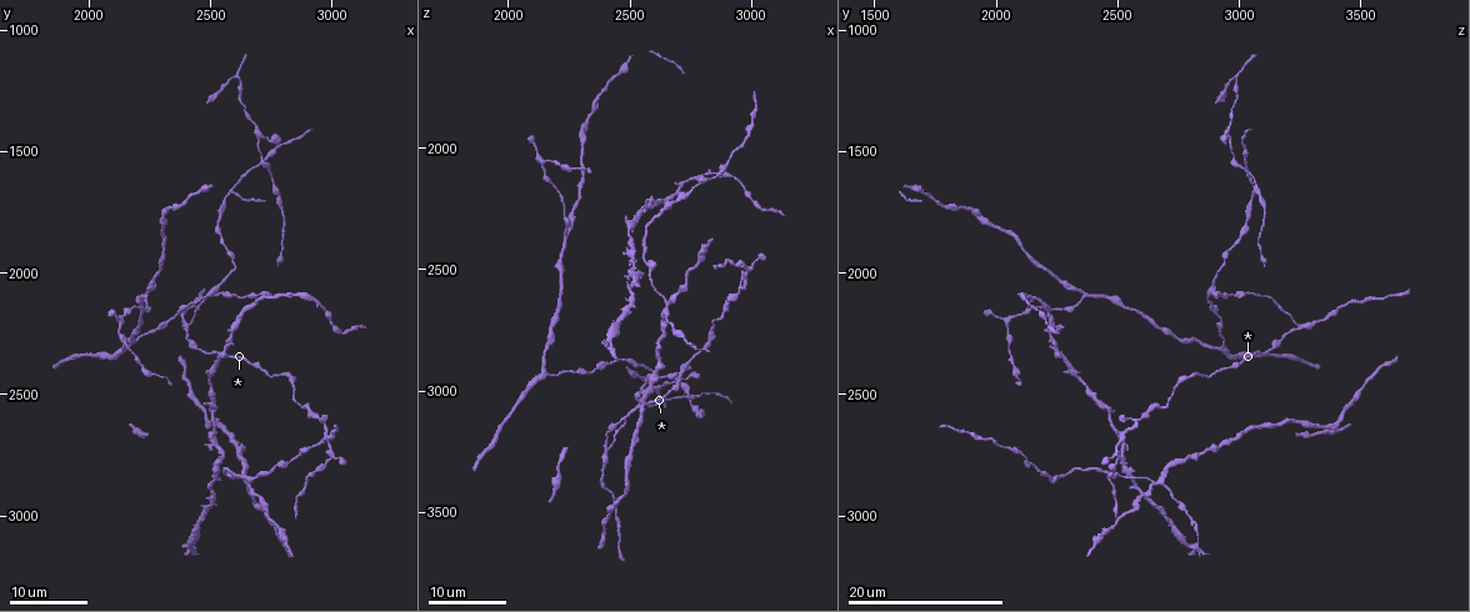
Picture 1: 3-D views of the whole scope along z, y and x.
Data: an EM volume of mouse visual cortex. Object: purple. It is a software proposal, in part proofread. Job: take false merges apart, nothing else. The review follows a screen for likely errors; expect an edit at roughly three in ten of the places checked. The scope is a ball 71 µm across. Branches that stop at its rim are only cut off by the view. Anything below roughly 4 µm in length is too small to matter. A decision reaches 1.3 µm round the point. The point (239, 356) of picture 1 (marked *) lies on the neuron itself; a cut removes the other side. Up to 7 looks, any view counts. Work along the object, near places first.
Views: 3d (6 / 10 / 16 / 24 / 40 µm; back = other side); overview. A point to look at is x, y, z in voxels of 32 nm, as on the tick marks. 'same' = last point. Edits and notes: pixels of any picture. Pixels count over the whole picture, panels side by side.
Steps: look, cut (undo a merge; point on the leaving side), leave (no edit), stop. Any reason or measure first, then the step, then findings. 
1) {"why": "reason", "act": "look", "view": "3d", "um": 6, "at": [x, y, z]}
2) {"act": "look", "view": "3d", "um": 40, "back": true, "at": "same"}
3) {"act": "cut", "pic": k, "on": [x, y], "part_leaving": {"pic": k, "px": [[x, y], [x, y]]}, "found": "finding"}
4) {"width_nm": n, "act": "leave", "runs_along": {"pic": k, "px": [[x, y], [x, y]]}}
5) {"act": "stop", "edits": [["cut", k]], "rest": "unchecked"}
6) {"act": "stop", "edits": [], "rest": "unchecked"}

{"why": "two arms in line, one across", "act": "look", "view": "3d", "um": 16, "at": [2740, 1560, 3000]}

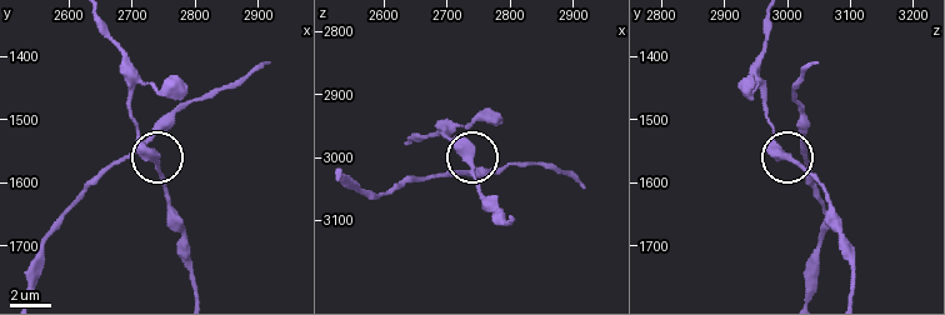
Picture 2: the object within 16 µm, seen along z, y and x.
{"act": "look", "view": "3d", "um": 10, "at": [2735, 1565, 3000]}

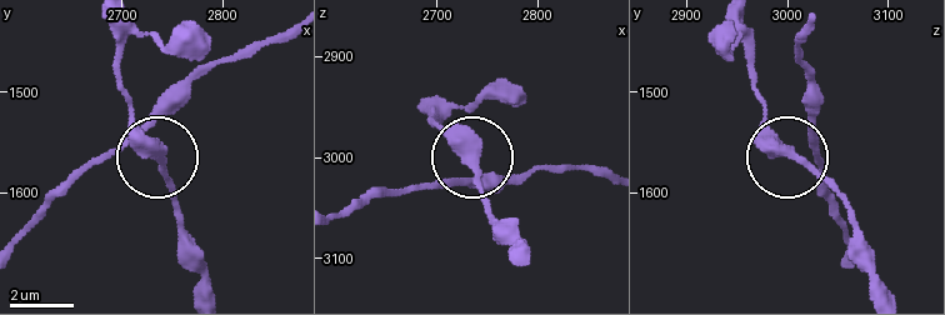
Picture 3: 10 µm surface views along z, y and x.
{"act": "look", "view": "3d", "um": 6, "at": [2736, 1562, 3002]}

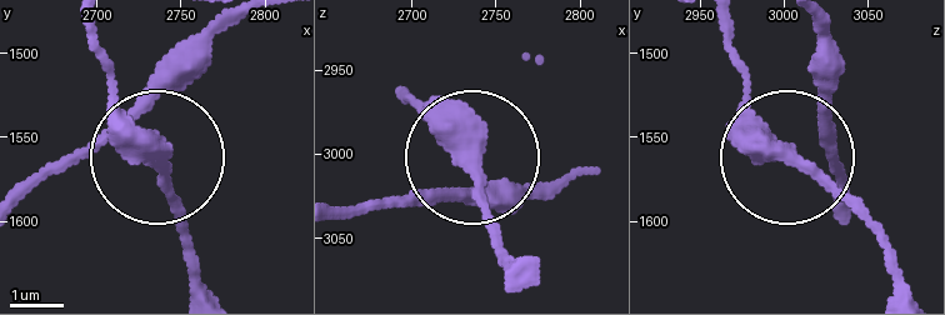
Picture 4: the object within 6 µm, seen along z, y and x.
{"width_nm": 300, "act": "leave", "runs_along": {"pic": 4, "px": [[341, 214], [421, 191], [461, 160], [503, 264]]}, "found": "continuous, no second neuron"}

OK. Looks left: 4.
{"why": "thin arm on a thick one", "act": "look", "view": "3d", "um": 16, "at": [2610, 1200, 2980]}

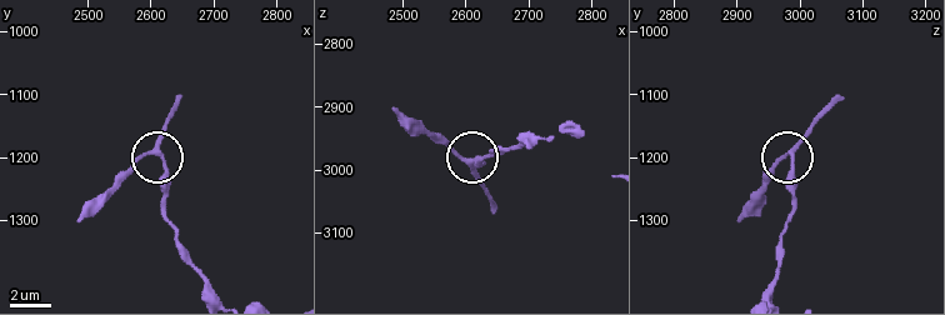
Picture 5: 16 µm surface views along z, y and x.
{"act": "look", "view": "3d", "um": 10, "at": [2625, 1210, 2985]}

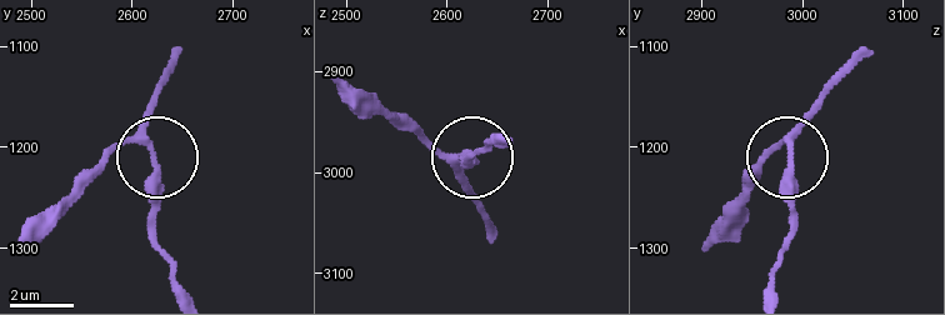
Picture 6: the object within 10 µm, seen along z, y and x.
{"act": "leave", "runs_along": {"pic": 6, "px": [[185, 293], [158, 235], [155, 158], [134, 141], [104, 153]]}, "found": "continuous, no second neuron"}

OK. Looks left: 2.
{"why": "a fork", "act": "look", "view": "3d", "um": 24, "at": [2600, 2840, 2570]}

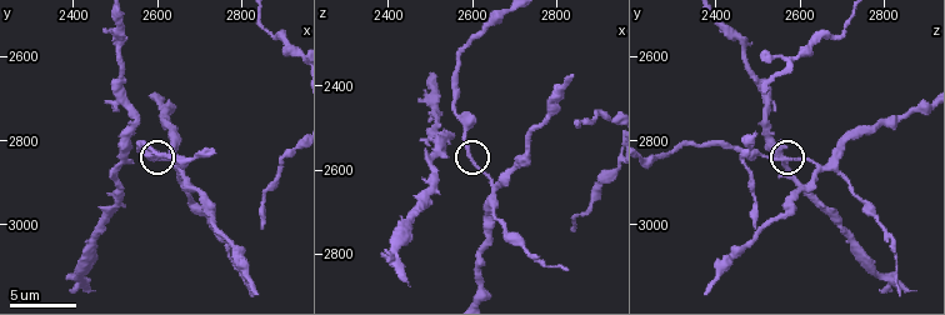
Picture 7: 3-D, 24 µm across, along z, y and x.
{"act": "look", "view": "3d", "um": 10, "at": [2595, 2850, 2570]}

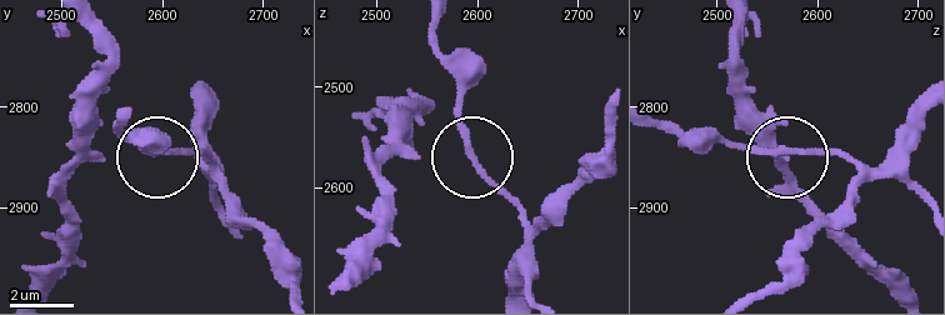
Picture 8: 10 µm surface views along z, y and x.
{"width_nm": 160, "act": "leave", "found": "one neuron here"}

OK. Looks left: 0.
{"act": "stop", "edits": [], "rest": "unchecked"}

